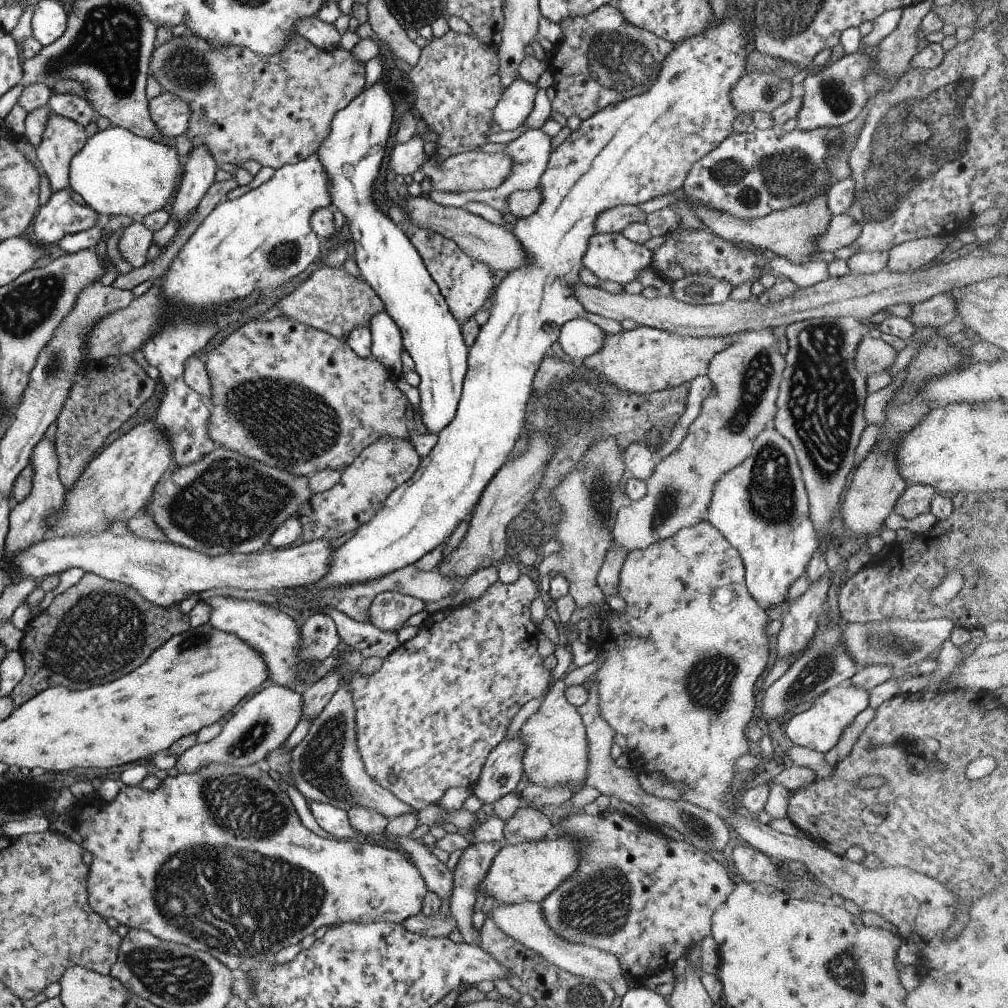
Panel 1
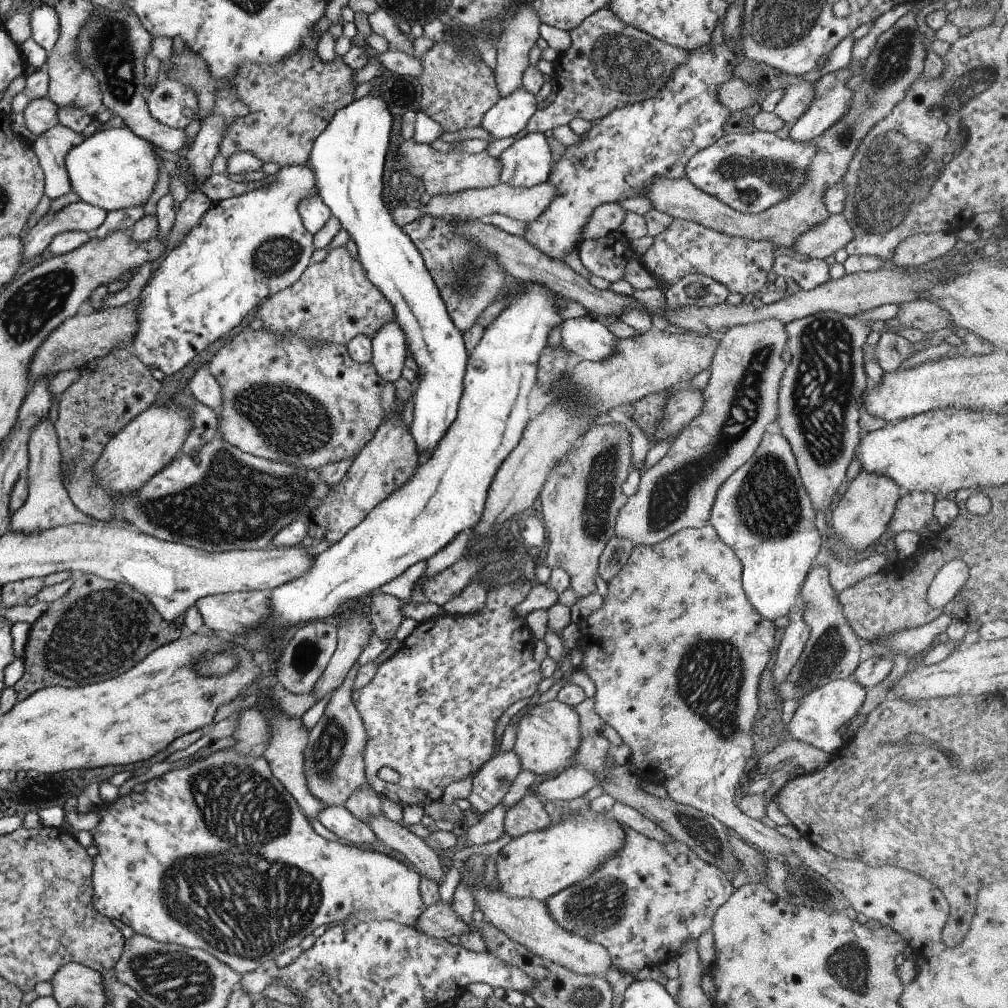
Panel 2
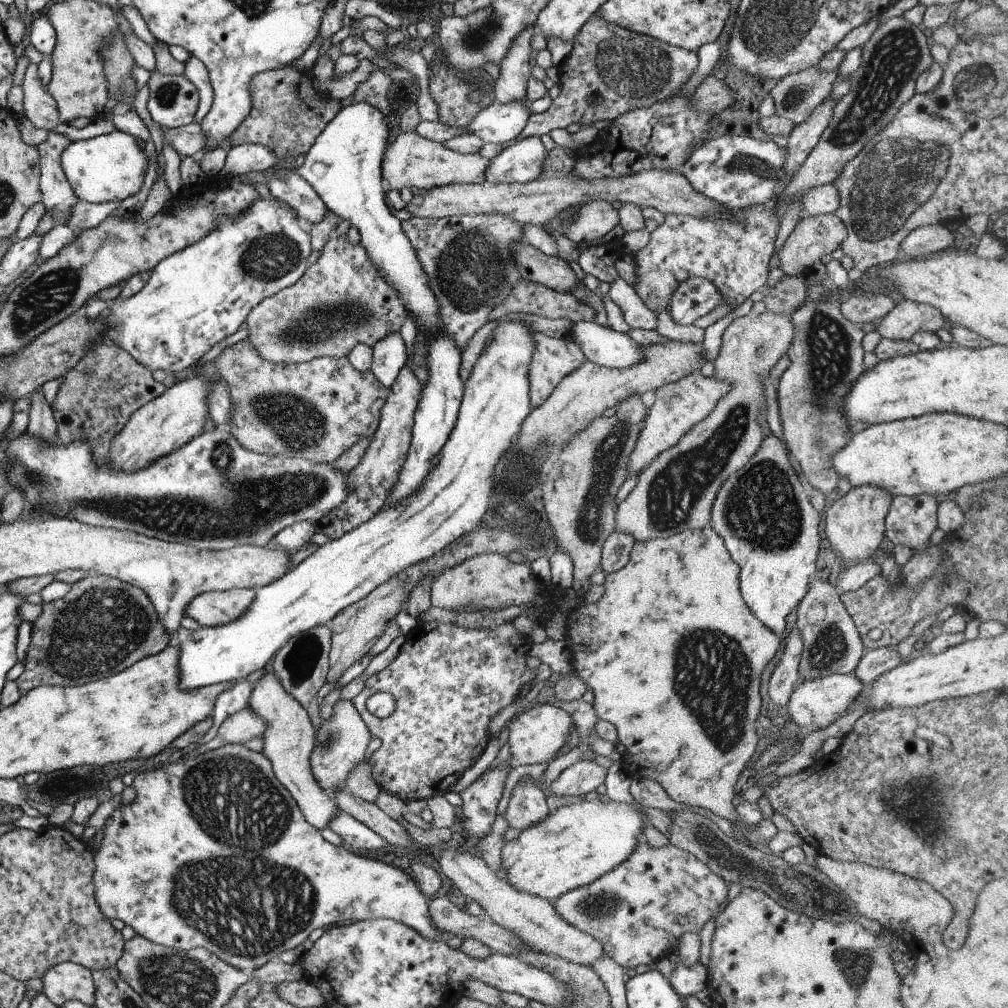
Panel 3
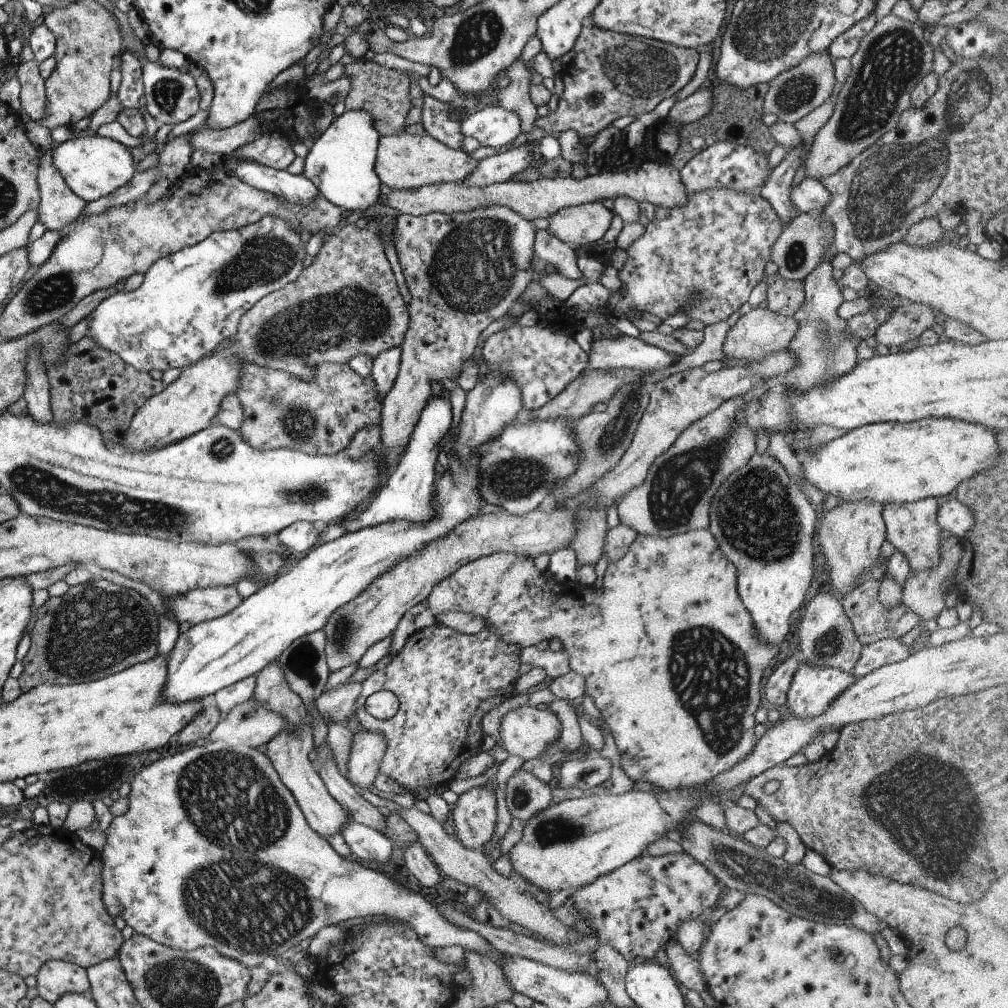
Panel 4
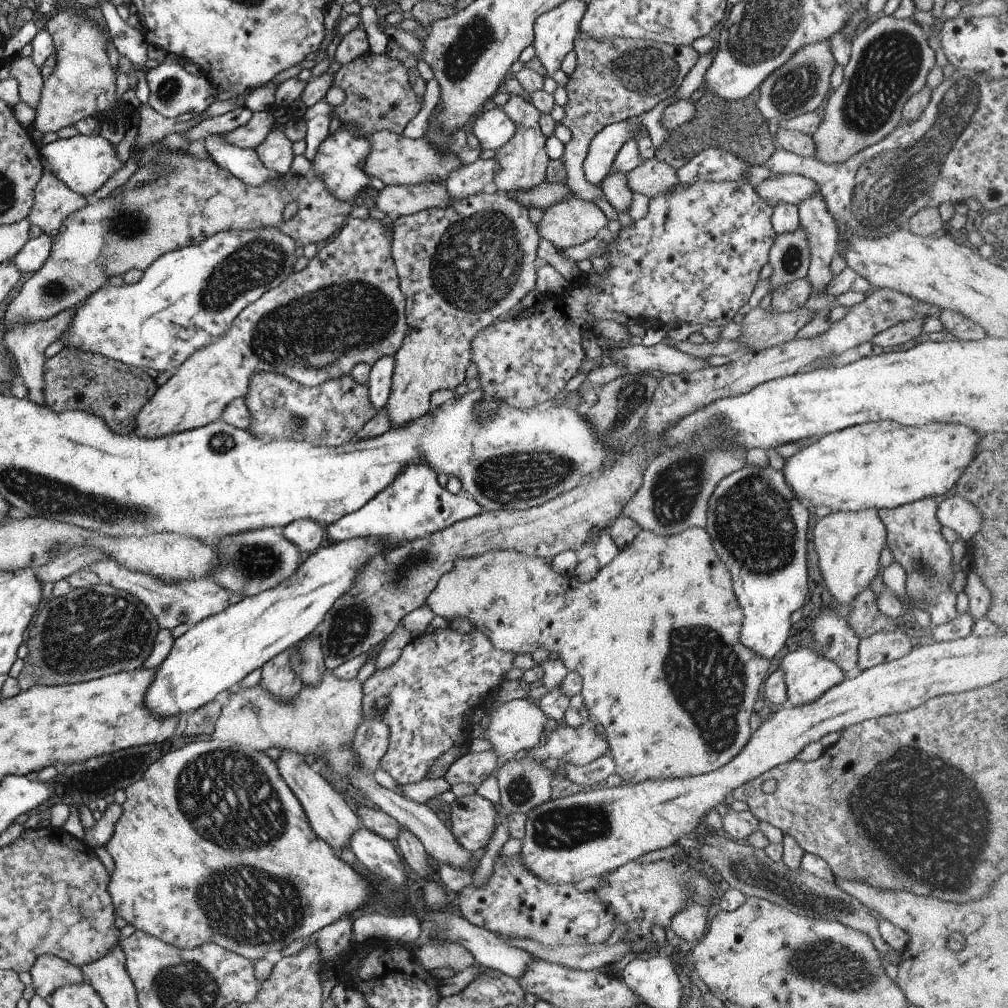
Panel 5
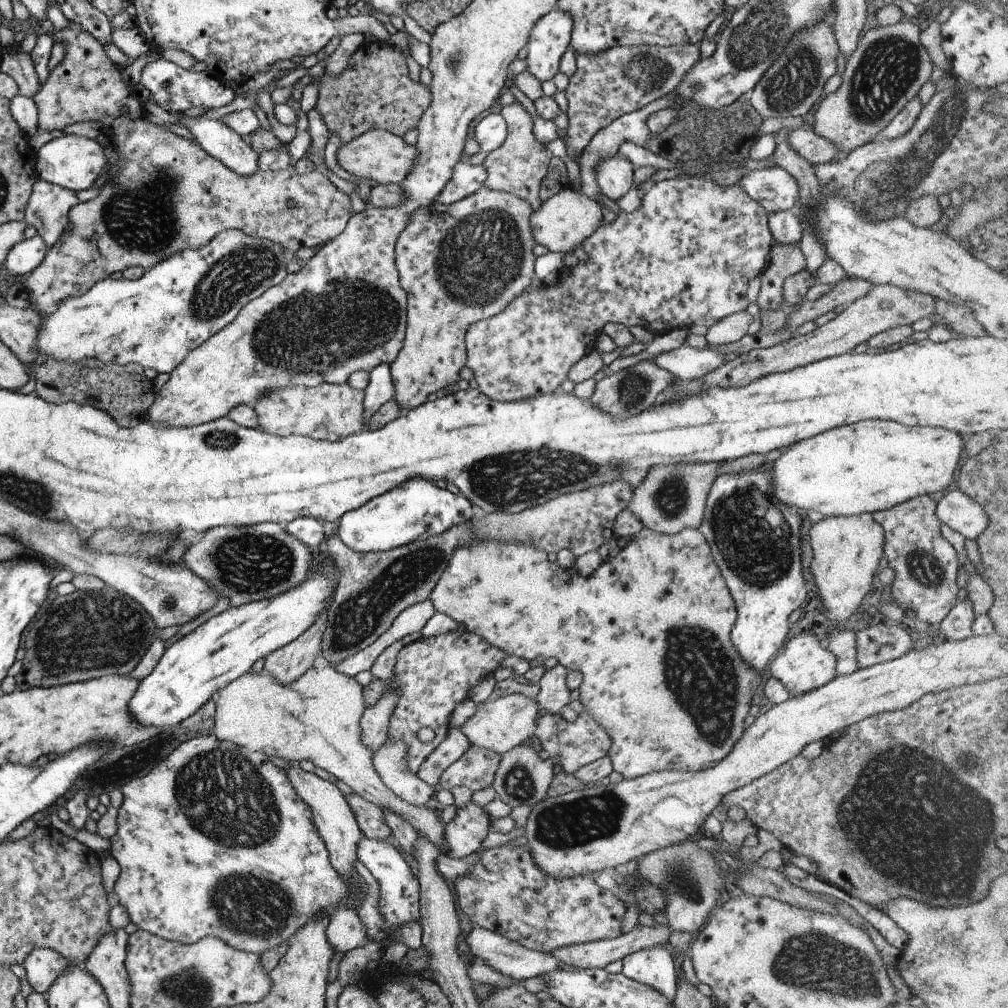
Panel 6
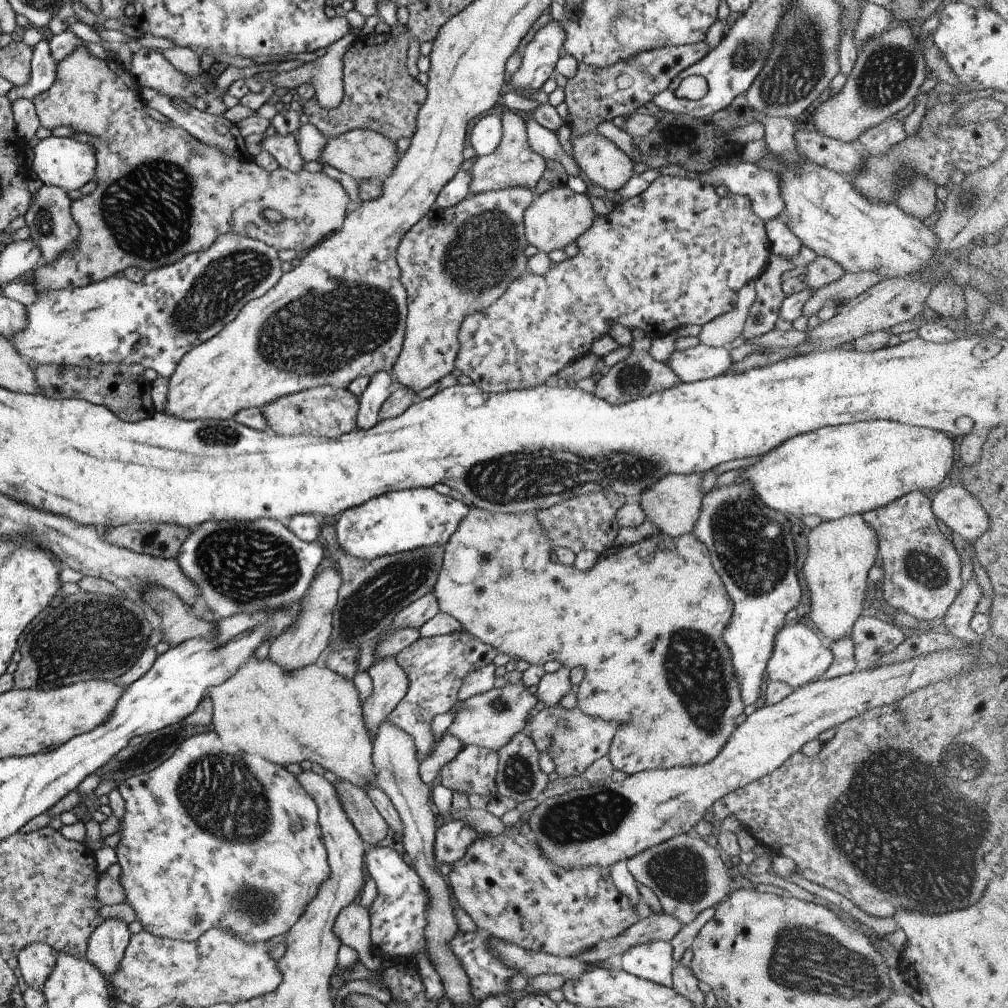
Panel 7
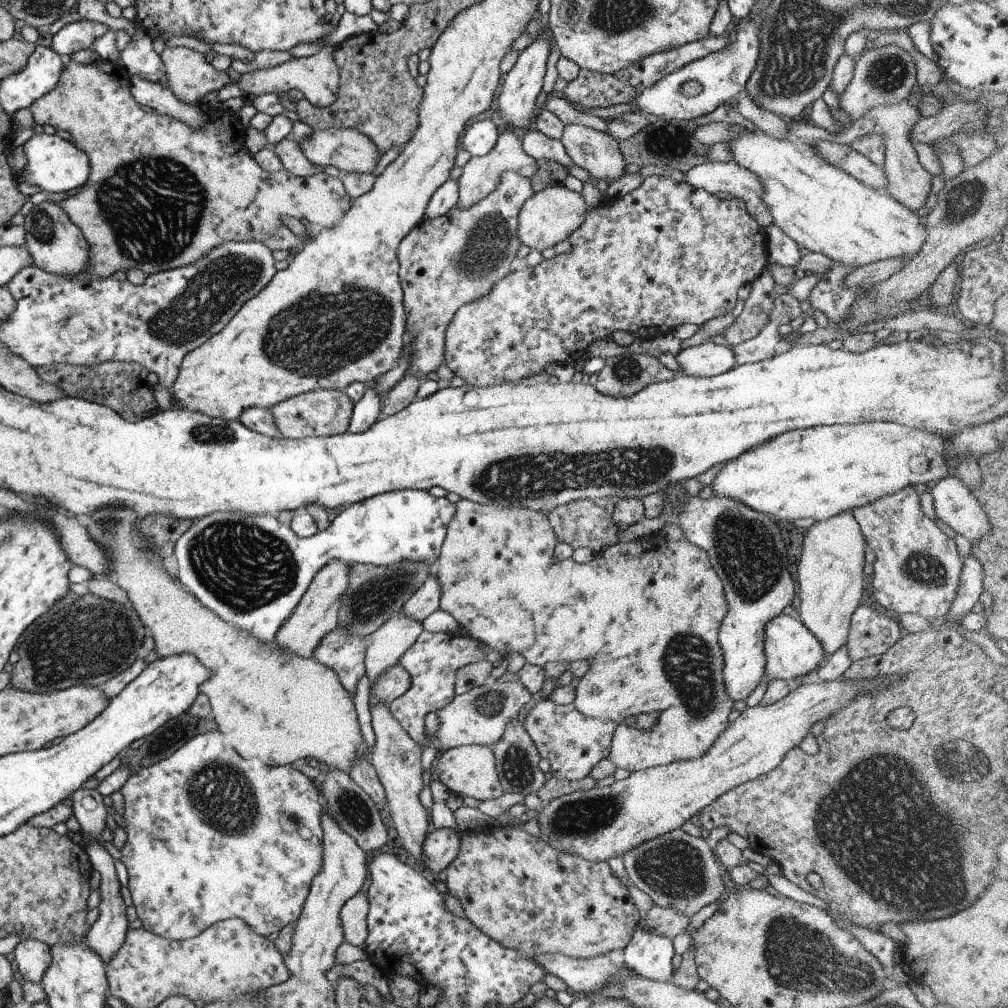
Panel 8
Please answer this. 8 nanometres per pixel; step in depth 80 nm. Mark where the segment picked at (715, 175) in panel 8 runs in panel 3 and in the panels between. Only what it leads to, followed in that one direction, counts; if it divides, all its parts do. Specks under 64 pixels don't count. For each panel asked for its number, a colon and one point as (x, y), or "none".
3: (817, 200)
4: (809, 195)
5: (790, 188)
6: (774, 189)
7: (761, 187)

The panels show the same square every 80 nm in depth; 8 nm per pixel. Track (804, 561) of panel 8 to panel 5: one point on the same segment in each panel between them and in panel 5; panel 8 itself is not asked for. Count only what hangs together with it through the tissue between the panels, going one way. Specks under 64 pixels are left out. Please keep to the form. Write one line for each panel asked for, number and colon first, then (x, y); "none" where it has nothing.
5: (848, 544)
6: (846, 549)
7: (840, 552)

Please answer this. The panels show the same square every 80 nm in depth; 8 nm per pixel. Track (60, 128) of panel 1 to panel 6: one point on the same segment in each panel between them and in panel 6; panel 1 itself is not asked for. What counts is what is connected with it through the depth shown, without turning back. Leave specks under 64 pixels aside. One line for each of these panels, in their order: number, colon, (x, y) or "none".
2: (50, 148)
3: (56, 194)
4: (57, 206)
5: (53, 202)
6: (47, 207)

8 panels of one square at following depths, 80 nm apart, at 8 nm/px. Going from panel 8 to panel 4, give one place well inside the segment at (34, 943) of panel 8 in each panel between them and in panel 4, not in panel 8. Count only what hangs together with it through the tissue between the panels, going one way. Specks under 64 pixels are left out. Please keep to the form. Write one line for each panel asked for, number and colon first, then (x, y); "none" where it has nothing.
4: (54, 978)
5: (48, 973)
6: (42, 966)
7: (35, 961)

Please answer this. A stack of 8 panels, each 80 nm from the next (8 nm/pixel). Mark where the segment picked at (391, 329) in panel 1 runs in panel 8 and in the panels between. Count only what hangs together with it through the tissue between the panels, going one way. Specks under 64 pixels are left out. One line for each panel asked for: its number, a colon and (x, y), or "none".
2: (388, 345)
3: (388, 354)
4: (384, 368)
5: (379, 379)
6: (379, 389)
7: (379, 386)
8: (366, 411)

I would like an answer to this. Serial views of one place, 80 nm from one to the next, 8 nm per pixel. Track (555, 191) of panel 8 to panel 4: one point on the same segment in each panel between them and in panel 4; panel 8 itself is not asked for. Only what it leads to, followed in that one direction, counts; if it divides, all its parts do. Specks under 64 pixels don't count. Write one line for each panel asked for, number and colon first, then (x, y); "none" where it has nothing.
4: (581, 224)
5: (571, 221)
6: (560, 223)
7: (552, 220)

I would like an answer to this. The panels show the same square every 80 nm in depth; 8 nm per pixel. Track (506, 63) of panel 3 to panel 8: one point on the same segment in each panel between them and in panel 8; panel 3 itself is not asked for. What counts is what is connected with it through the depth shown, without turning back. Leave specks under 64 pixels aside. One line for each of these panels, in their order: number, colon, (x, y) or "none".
4: (514, 96)
5: (522, 159)
6: (517, 167)
7: (511, 164)
8: (478, 177)

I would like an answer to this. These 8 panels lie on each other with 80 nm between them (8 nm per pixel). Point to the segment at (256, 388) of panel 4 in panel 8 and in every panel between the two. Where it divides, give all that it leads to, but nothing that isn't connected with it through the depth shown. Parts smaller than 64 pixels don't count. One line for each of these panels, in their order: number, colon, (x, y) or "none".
5: (330, 414)
6: (330, 412)
7: (324, 411)
8: (322, 413)

